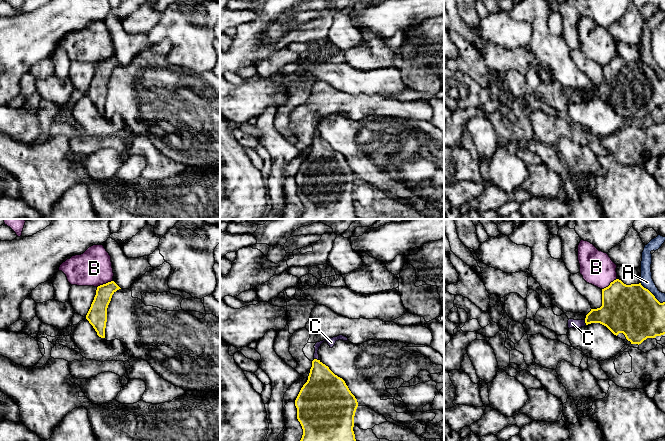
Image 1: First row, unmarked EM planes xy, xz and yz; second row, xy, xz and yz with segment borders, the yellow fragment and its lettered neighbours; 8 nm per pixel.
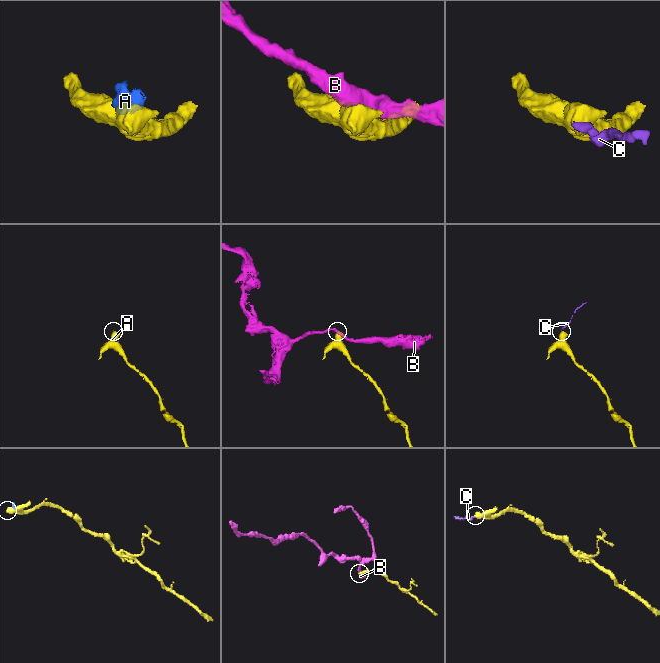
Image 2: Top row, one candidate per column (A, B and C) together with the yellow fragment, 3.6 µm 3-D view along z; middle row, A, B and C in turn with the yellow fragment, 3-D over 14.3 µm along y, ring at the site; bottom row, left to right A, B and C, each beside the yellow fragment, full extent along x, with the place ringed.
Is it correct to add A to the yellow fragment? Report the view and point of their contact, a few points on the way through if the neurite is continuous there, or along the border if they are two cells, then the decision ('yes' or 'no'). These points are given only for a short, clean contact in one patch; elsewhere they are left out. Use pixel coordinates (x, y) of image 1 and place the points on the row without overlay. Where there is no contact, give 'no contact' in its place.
meets yellow in yz at (652, 70); no

